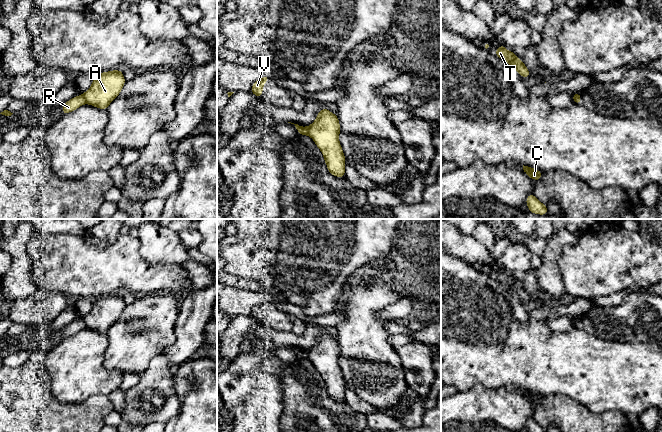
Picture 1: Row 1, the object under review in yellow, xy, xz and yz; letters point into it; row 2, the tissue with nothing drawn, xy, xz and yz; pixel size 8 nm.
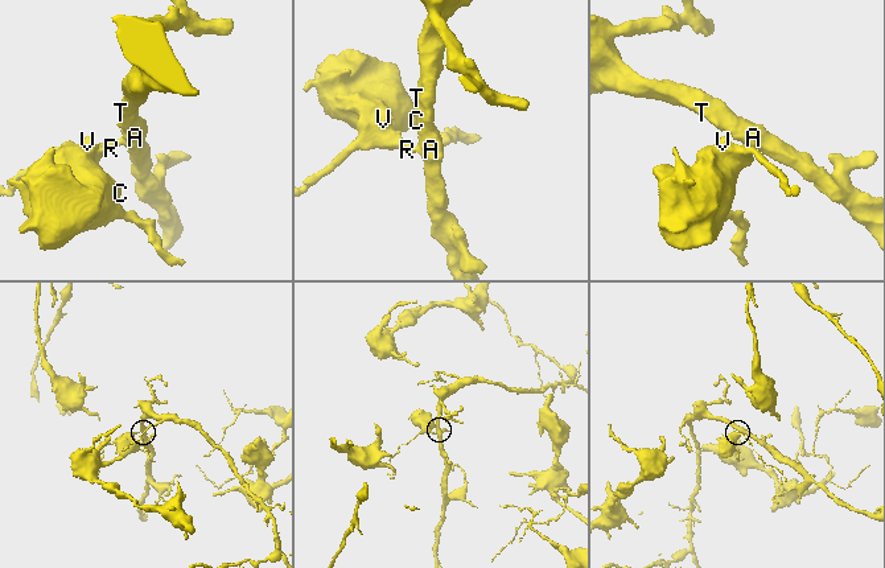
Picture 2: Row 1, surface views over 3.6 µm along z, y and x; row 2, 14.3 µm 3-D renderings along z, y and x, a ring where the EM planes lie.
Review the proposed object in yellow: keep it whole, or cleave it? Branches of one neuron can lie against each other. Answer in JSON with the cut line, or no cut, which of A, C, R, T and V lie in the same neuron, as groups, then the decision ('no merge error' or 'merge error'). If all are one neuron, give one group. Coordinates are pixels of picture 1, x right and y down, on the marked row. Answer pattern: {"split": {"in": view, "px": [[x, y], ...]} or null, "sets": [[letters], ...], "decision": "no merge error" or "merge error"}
{"split": {"in": "xy", "px": [[80, 95], [85, 102]]}, "sets": [["A", "T"], ["C", "R", "V"]], "decision": "merge error"}

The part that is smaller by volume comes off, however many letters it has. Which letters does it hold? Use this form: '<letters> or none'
C, R, V

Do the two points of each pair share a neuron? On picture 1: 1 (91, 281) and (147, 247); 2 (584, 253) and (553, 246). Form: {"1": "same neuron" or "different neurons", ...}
{"1": "different neurons", "2": "different neurons"}

